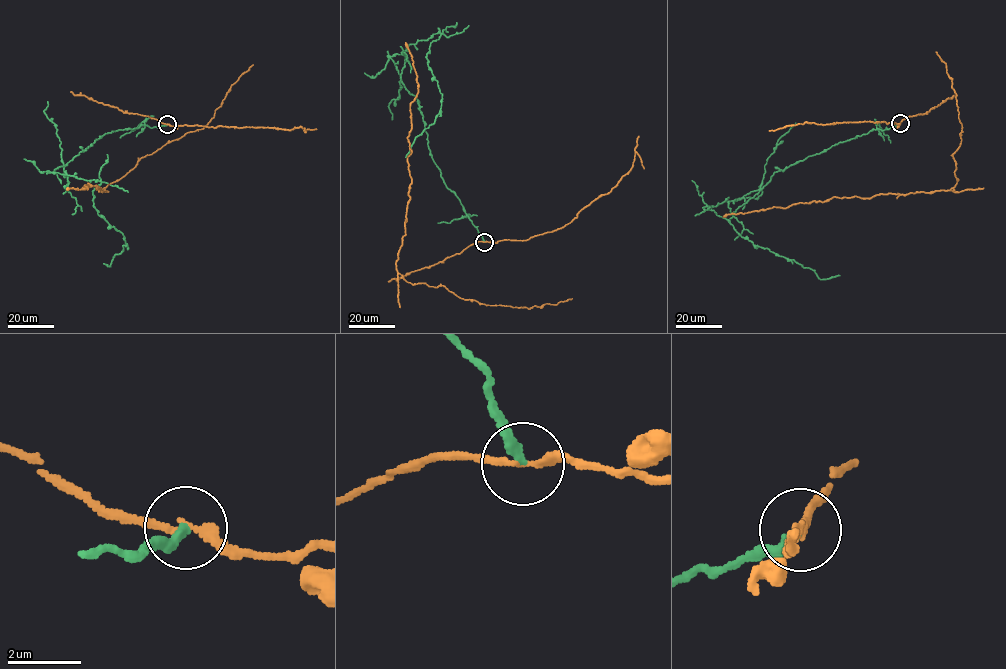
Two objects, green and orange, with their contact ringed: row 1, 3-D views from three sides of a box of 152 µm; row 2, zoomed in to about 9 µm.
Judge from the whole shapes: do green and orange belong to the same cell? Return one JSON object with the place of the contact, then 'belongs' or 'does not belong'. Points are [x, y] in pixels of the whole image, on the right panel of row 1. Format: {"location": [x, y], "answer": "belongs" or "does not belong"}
{"location": [900, 123], "answer": "does not belong"}

